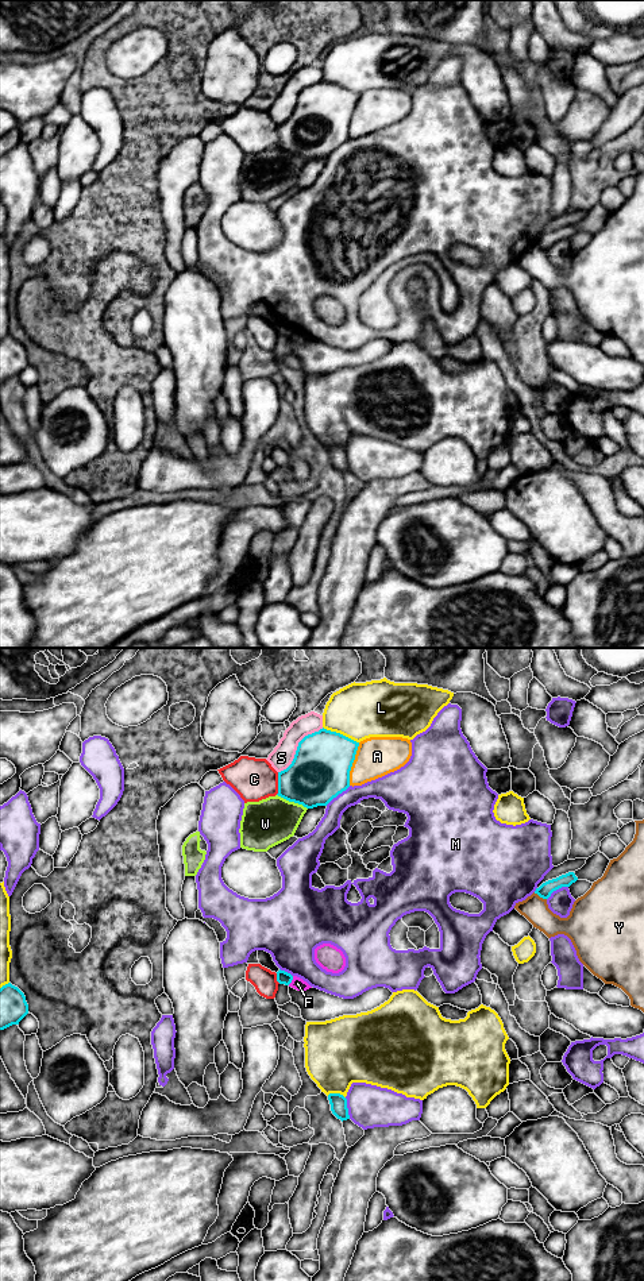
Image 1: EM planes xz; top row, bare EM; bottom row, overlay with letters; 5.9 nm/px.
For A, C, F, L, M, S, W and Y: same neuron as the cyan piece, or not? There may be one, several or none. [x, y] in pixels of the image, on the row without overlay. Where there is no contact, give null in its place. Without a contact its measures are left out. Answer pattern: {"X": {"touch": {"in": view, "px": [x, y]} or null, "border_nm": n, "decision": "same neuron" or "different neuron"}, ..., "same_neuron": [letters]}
{"A": {"touch": {"in": "xz", "px": [351, 116]}, "border_nm": 260, "decision": "different neuron"}, "C": {"touch": {"in": "xz", "px": [278, 135]}, "border_nm": 140, "decision": "different neuron"}, "F": {"touch": {"in": "xz", "px": [292, 331]}, "border_nm": 70, "decision": "different neuron"}, "L": {"touch": {"in": "xz", "px": [339, 85]}, "border_nm": 240, "decision": "different neuron"}, "M": {"touch": {"in": "xz", "px": [338, 146]}, "border_nm": 190, "decision": "different neuron"}, "S": {"touch": {"in": "xz", "px": [297, 99]}, "border_nm": 380, "decision": "different neuron"}, "W": {"touch": {"in": "xz", "px": [292, 153]}, "border_nm": 200, "decision": "different neuron"}, "Y": {"touch": {"in": "xz", "px": [540, 249]}, "border_nm": 90, "decision": "different neuron"}, "same_neuron": []}

